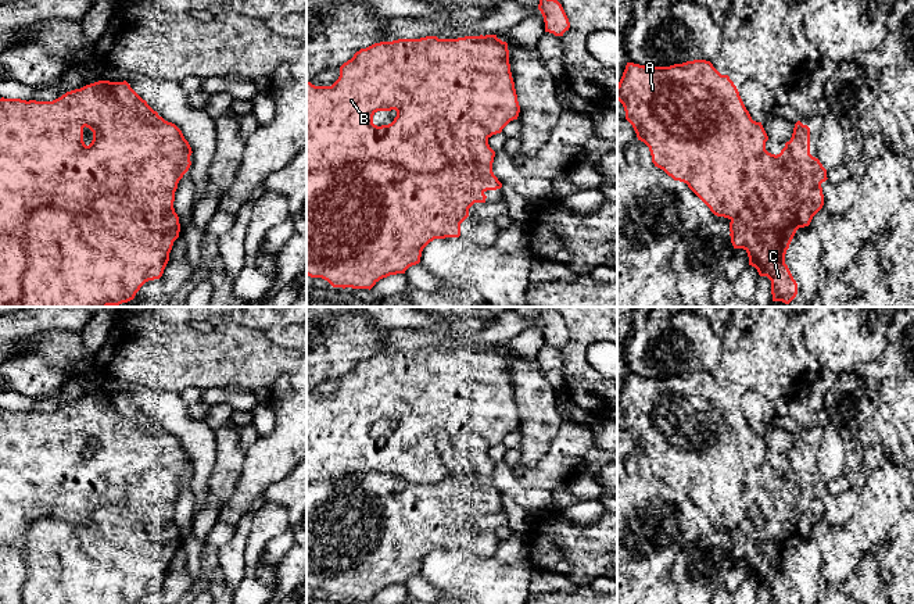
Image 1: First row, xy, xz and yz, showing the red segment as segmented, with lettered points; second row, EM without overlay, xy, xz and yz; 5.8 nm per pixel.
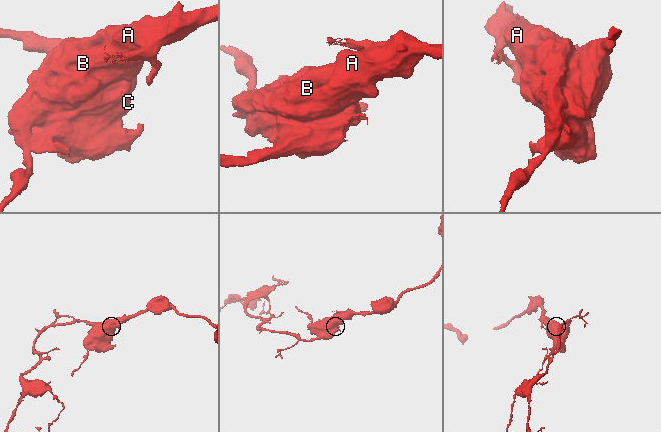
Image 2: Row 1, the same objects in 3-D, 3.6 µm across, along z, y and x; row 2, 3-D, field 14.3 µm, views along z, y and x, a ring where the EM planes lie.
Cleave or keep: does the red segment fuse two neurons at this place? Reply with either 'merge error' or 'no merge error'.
merge error

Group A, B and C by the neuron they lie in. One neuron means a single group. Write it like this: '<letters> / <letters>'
A B / C

